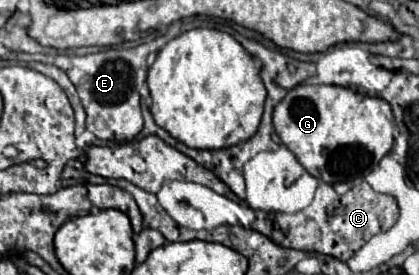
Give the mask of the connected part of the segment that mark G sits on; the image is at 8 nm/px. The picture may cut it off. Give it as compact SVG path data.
M306 83L296 85L276 105L272 113L272 123L282 145L296 155L300 165L310 175L330 185L366 177L368 171L372 171L372 167L376 167L376 163L380 163L380 159L390 153L394 143L394 115L390 103L380 97L370 97L366 93L336 85L306 85Z

